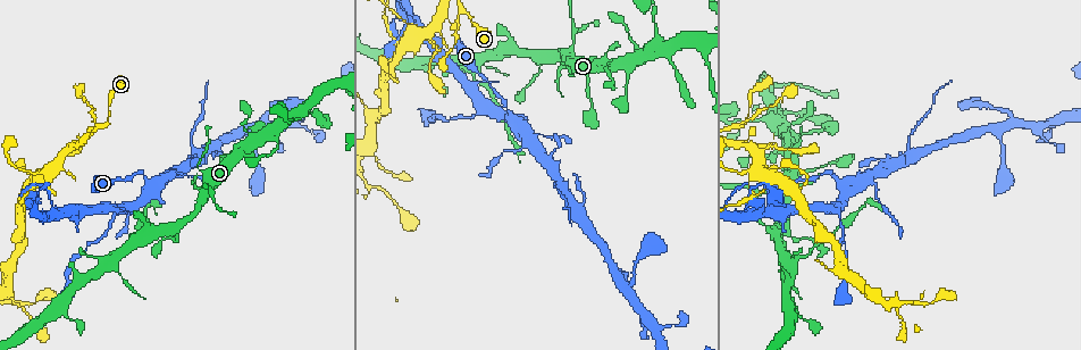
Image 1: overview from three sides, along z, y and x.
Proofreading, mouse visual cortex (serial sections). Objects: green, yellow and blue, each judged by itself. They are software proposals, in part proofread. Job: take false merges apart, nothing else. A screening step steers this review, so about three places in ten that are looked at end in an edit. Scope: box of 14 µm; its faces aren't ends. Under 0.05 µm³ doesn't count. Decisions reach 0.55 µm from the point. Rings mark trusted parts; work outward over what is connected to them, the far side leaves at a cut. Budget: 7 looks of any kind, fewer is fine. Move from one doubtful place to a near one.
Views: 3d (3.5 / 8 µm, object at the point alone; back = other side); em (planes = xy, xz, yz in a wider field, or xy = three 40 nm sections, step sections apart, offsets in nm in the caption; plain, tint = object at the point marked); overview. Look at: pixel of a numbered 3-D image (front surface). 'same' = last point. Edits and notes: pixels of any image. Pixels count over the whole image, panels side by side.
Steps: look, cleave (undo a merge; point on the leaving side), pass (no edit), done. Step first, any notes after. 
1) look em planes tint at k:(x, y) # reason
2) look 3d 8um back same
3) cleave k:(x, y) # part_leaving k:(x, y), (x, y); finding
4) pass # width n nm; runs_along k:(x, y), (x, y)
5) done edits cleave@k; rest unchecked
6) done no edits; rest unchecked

look 3d 3.5um at 1:(783, 195) # two arms in line, one across

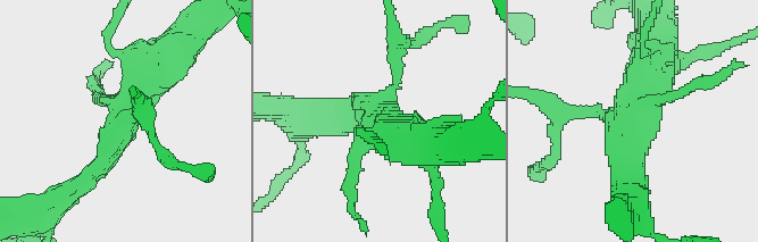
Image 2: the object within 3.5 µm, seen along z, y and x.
look em planes tint at 2:(629, 116)

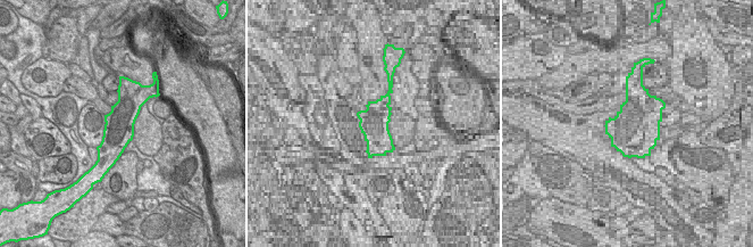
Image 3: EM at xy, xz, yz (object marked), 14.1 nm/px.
cleave 2:(552, 108) # part_leaving 2:(592, 110), (560, 114), (536, 96); a second cell is stuck on

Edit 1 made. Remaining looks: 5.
look 3d 3.5um at 1:(796, 259) # thick turns thin

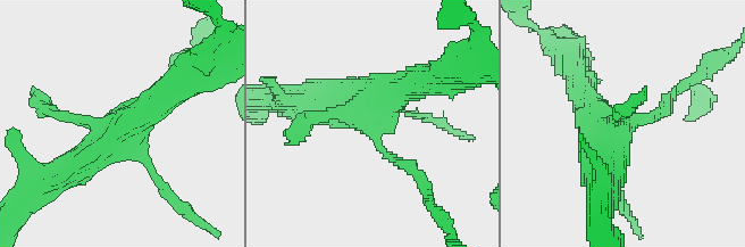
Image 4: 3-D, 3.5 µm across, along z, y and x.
look em xy step 2 tint at 4:(626, 126) # now the EM

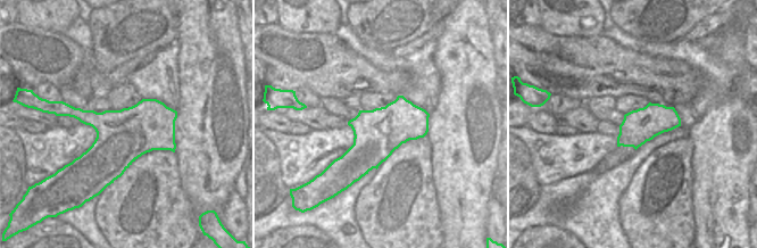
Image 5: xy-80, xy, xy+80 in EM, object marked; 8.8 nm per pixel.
cleave 4:(403, 165) # part_leaving 4:(381, 147), (423, 179), (441, 216); a second cell is stuck on

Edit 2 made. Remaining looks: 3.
done edits cleave@2, cleave@4; rest unchecked

